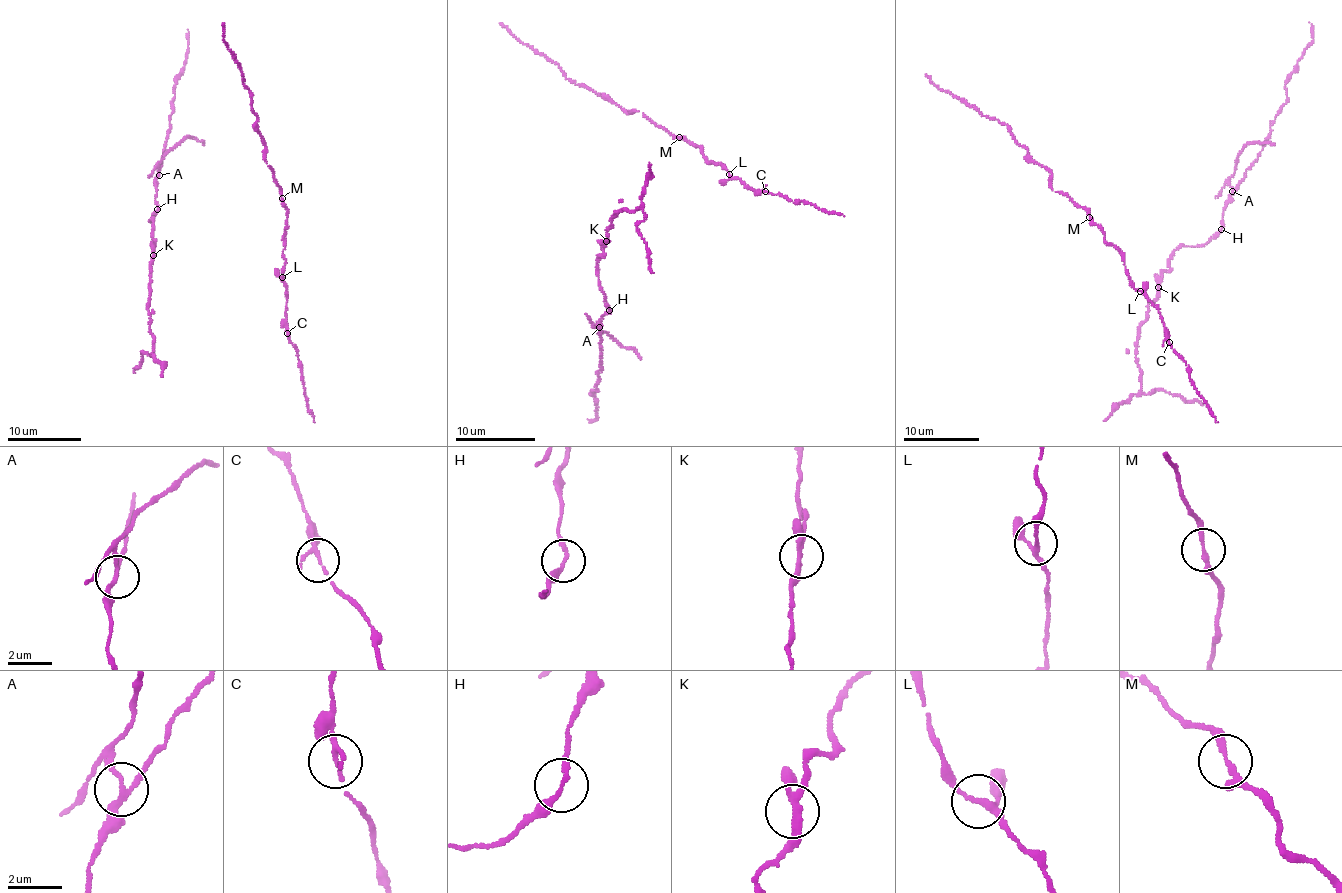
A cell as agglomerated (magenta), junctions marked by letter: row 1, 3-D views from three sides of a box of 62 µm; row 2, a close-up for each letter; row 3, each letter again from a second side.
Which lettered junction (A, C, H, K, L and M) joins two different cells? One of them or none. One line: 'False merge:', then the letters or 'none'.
False merge: A

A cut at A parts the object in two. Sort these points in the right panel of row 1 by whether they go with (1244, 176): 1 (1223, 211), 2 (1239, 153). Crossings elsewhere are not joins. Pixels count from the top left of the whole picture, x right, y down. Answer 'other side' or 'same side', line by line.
1: same side
2: other side

